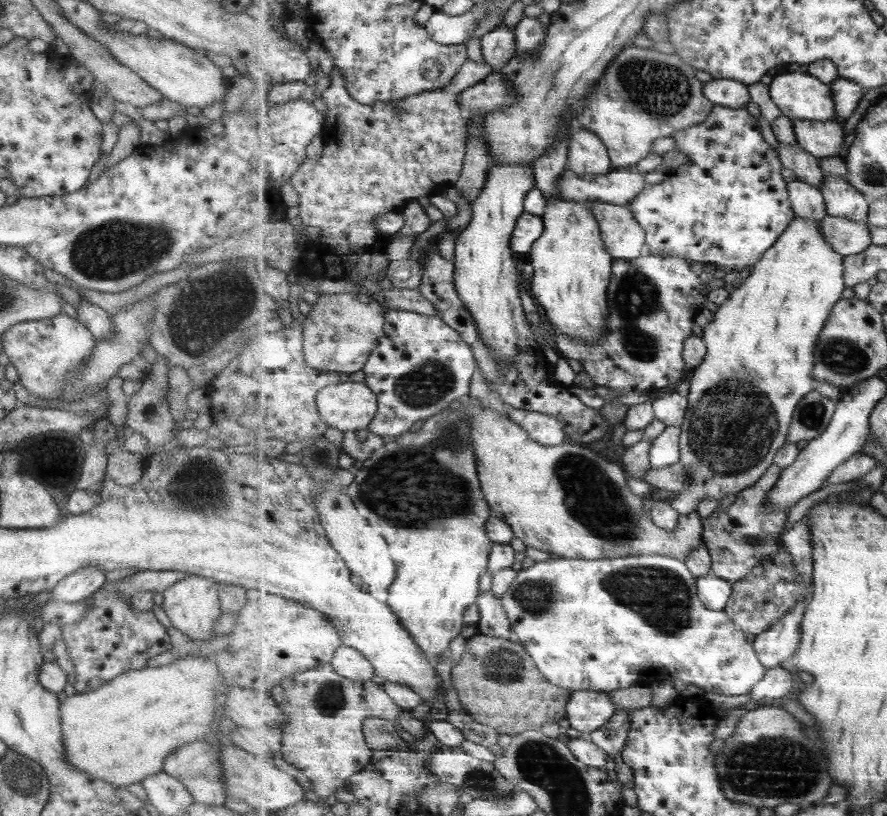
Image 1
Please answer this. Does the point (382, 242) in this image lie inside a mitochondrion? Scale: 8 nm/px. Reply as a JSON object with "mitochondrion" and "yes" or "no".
{"mitochondrion":"no"}

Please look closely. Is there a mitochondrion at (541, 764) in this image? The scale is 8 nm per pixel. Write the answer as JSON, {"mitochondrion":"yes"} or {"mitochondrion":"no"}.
{"mitochondrion":"yes"}

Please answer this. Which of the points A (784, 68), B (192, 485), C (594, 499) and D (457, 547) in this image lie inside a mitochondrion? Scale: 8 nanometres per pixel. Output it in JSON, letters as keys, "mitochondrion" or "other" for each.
{"A":"other","B":"mitochondrion","C":"mitochondrion","D":"other"}

